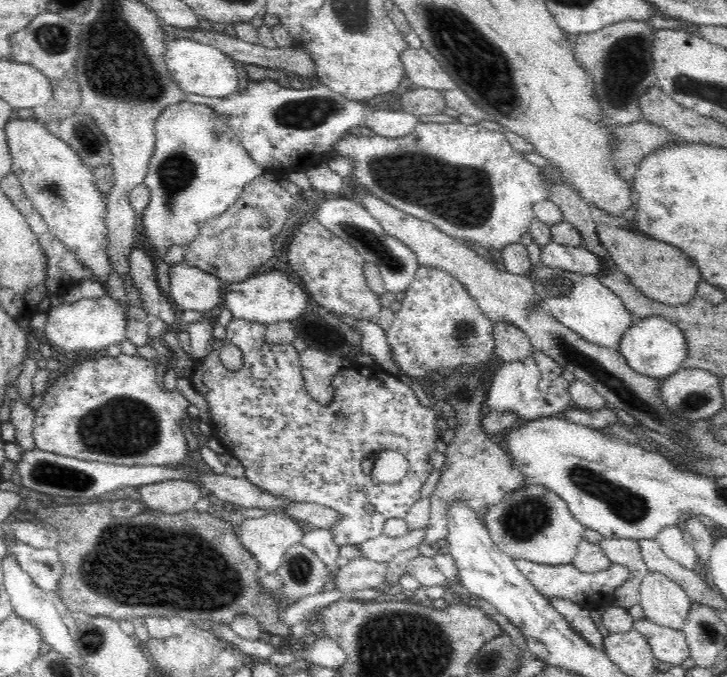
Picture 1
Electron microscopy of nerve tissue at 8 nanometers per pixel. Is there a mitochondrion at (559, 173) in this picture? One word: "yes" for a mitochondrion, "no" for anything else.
no

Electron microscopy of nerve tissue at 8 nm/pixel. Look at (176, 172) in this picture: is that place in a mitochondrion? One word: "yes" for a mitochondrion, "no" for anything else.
yes

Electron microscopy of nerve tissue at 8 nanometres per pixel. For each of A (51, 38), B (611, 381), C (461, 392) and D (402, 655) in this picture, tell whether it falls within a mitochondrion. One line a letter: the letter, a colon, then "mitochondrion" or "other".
A: mitochondrion
B: mitochondrion
C: mitochondrion
D: mitochondrion

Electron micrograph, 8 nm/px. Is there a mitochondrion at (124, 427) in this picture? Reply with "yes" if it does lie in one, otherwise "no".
yes

